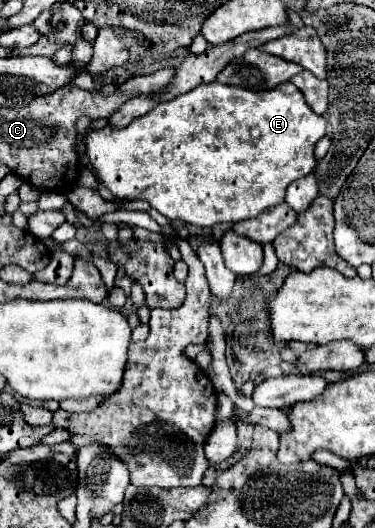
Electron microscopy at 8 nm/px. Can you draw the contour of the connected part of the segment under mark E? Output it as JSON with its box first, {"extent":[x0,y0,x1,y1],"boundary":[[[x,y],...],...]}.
{"extent":[86,82,324,228],"boundary":[[[210,82],[196,86],[180,98],[158,104],[122,130],[106,126],[88,132],[86,150],[98,178],[116,198],[148,200],[166,218],[180,218],[188,224],[212,228],[220,222],[254,218],[266,208],[282,204],[286,188],[294,180],[314,172],[314,146],[324,134],[324,116],[316,116],[292,82],[284,82],[266,92]]]}

